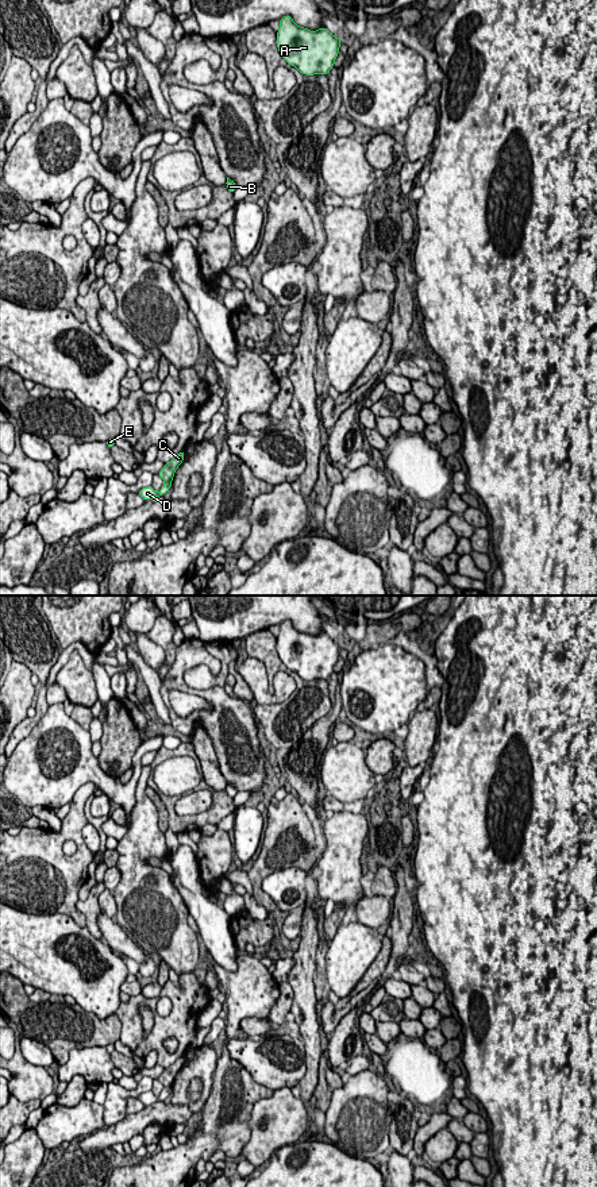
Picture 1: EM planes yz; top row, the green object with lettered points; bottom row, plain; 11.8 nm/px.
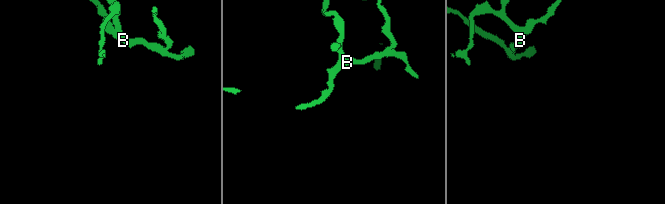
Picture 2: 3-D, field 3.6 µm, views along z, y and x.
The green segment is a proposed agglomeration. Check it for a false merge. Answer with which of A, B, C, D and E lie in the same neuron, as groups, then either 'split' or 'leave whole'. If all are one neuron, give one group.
A B D / C E; split

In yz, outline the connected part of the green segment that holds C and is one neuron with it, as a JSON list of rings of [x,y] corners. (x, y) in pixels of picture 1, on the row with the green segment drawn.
[[[181,451],[177,454],[170,462],[165,463],[158,475],[165,481],[165,482],[172,482],[176,470],[178,466],[182,463],[185,456],[185,451]]]

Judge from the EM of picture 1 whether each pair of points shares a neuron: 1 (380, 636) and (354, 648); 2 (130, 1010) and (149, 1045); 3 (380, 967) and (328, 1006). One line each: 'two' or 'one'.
1: one
2: one
3: one

